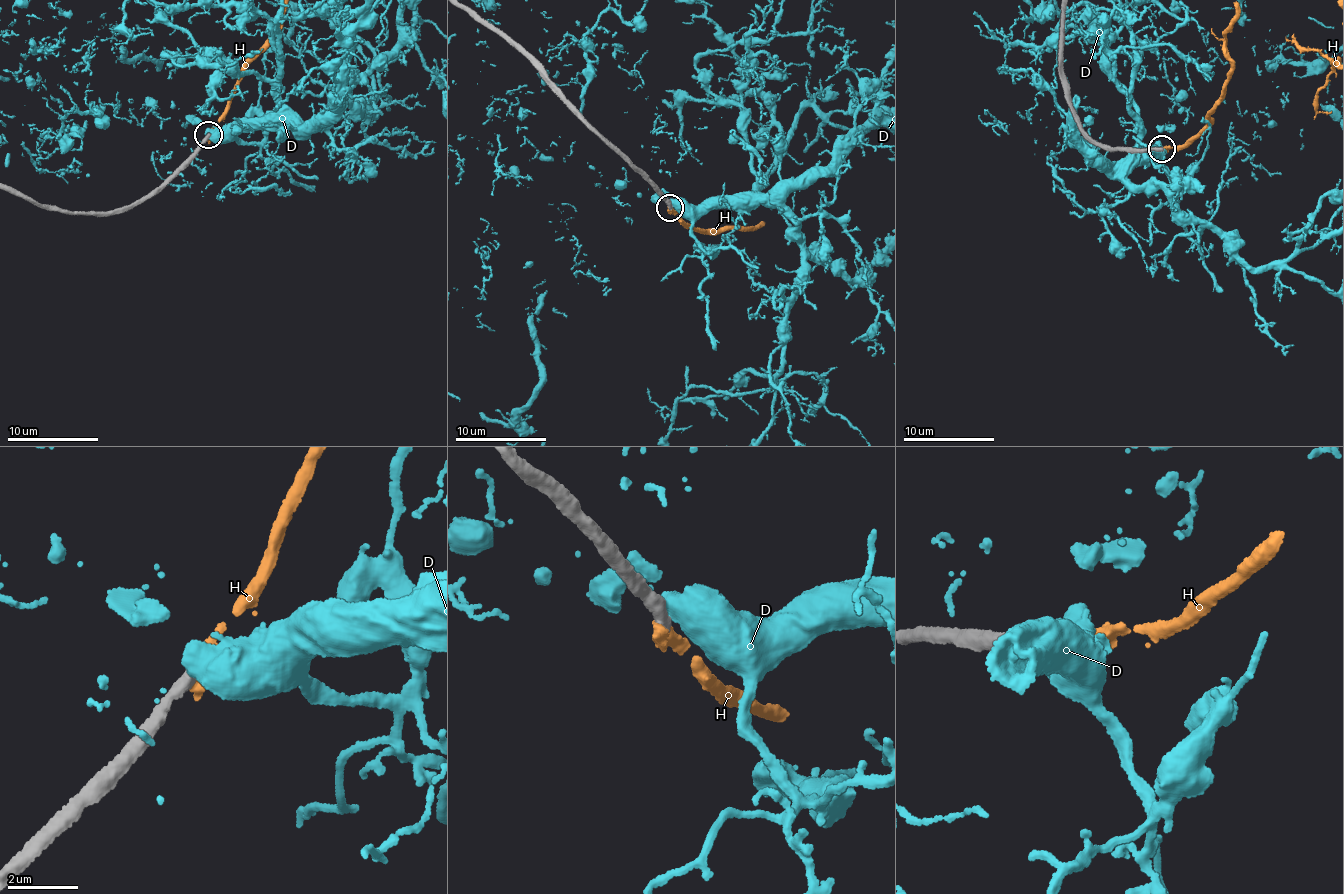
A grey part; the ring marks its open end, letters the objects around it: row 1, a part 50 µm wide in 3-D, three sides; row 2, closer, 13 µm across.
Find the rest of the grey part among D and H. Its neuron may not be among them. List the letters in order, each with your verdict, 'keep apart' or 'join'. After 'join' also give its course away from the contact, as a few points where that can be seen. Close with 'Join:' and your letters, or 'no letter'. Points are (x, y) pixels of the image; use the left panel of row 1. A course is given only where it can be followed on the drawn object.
D: keep apart
H: join
Join: H

